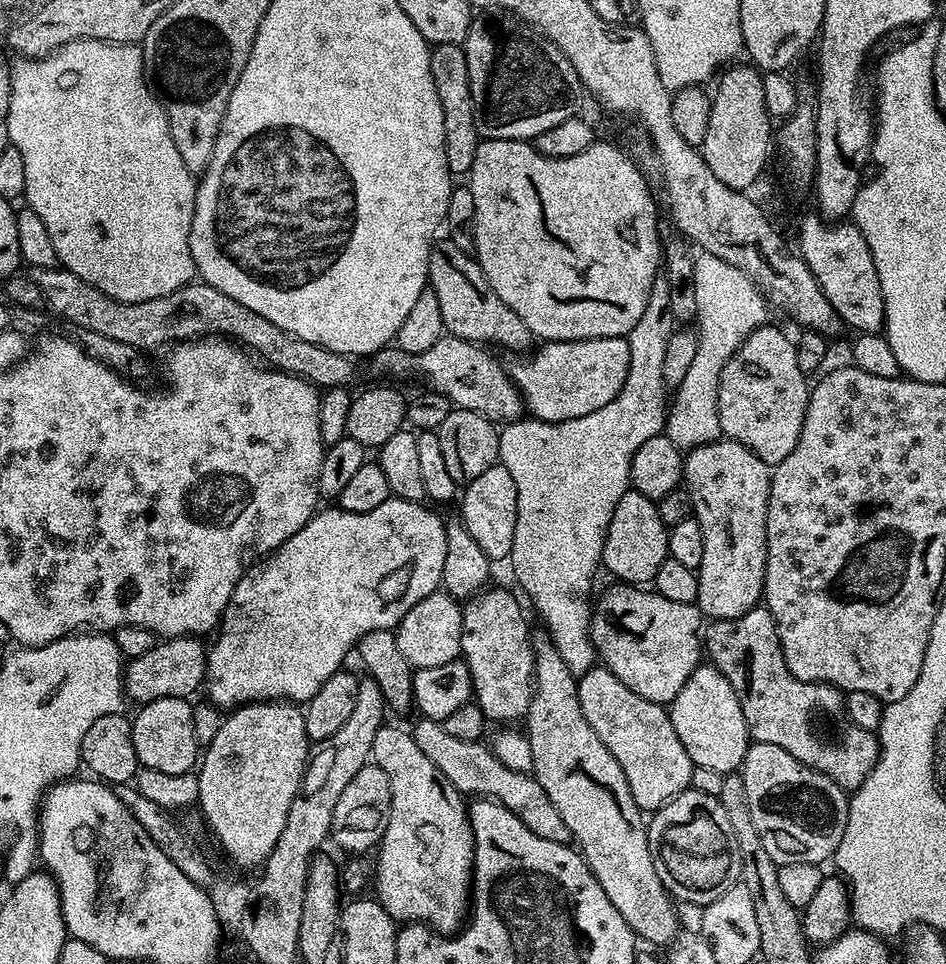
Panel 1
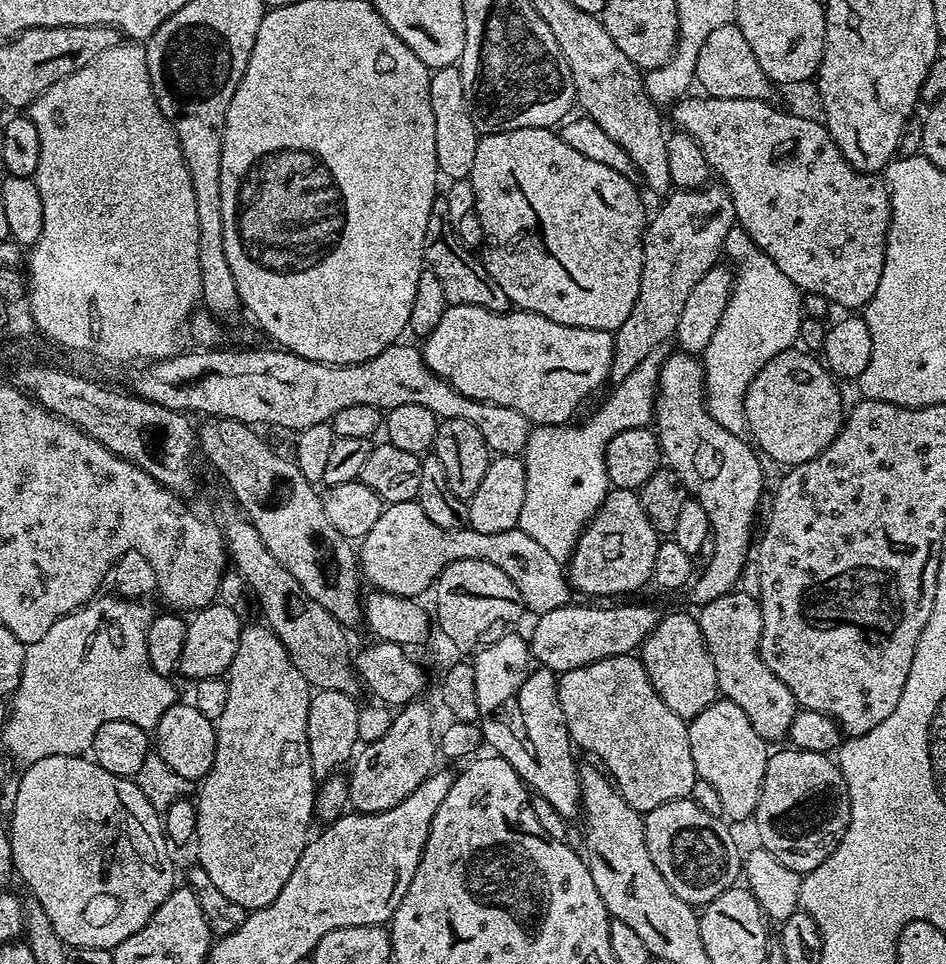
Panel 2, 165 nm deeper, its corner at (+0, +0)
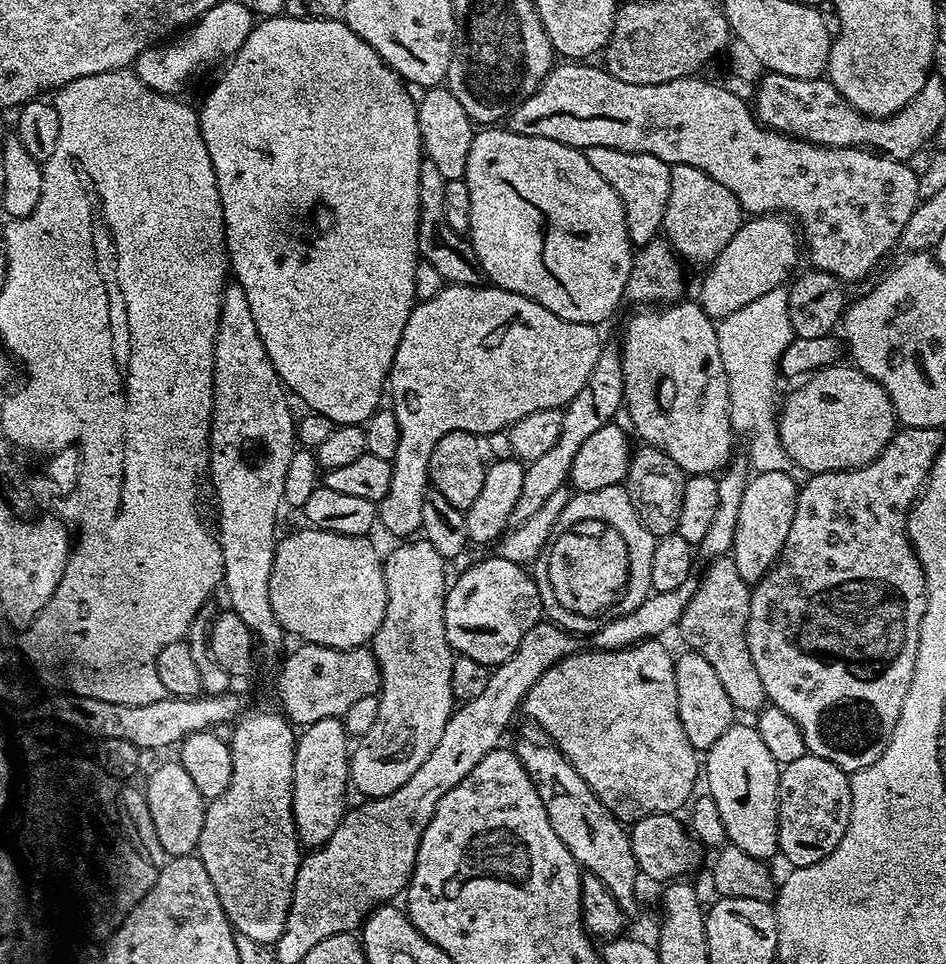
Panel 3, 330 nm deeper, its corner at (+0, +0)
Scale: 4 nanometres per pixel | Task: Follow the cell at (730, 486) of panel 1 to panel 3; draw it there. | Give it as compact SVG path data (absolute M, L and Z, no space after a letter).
M695 299L686 300L655 310L640 310L629 322L622 339L624 402L626 416L628 412L645 445L674 458L685 473L707 476L727 468L734 455L728 379L726 366L722 366L722 353L718 351L716 324L704 313L700 303Z

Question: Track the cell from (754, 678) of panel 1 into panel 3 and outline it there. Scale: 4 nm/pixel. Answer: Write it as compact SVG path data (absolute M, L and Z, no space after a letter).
M731 555L717 556L696 585L694 598L686 606L678 625L678 632L684 635L689 649L698 653L722 682L726 695L730 698L733 709L737 713L759 713L765 707L766 697L762 678L758 678L758 670L754 670L754 662L750 658L750 650L746 646L746 622L750 618L750 598L752 588L738 574L738 566L734 566Z

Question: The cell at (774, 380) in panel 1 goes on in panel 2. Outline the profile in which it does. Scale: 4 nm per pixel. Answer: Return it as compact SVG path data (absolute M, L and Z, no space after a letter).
M796 351L779 352L777 356L770 358L770 362L766 362L766 366L762 366L758 374L754 374L746 390L744 403L751 443L764 456L774 458L774 462L781 466L810 462L815 456L822 454L822 450L826 450L826 446L830 446L830 442L834 442L834 438L840 433L846 415L846 403L844 404L843 398L840 397L841 385L832 373L817 357L817 361L812 357L815 355L811 351Z

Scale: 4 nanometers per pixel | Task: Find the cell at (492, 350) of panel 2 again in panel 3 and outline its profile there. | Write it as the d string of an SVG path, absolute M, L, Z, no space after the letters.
M448 284L438 294L434 294L434 298L419 301L413 307L410 318L406 322L406 330L402 330L402 338L398 342L398 350L394 354L394 362L390 373L390 396L392 392L390 407L398 418L401 440L398 444L396 459L392 461L393 475L390 494L386 494L386 498L379 501L378 504L378 520L382 528L384 524L385 530L390 535L400 536L396 538L412 538L423 529L422 508L426 502L426 494L430 490L430 481L428 479L430 454L434 454L434 446L438 442L438 438L442 438L442 434L462 430L463 432L472 432L475 436L481 438L487 438L491 432L501 431L500 433L503 433L511 428L514 422L526 418L526 414L534 414L534 410L563 409L569 404L574 398L574 394L578 394L578 390L582 390L582 386L586 386L586 382L590 378L590 370L594 370L594 366L600 357L602 339L600 340L600 336L596 332L599 331L591 324L566 322L562 318L558 318L558 314L550 314L550 310L546 310L546 306L542 306L522 294L514 294L510 290L502 290L495 286Z

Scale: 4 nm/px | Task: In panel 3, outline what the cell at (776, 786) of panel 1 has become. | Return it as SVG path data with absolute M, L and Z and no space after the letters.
M806 754L798 762L783 765L778 786L780 829L779 855L789 860L792 868L822 862L842 842L850 822L850 776L826 758Z

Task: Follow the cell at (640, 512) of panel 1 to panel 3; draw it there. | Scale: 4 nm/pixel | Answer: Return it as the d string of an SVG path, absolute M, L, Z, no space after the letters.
M615 484L614 486L606 486L602 490L590 490L589 492L576 492L569 495L568 505L558 514L556 524L552 527L552 532L548 536L548 542L544 546L543 553L534 562L534 579L538 590L540 591L540 603L543 611L546 613L547 619L553 624L557 624L566 632L573 634L591 634L596 632L602 626L606 626L606 622L614 622L616 618L622 618L624 614L630 614L630 610L634 610L640 603L652 592L652 583L650 582L650 562L654 562L654 546L657 537L650 534L650 530L646 530L646 526L638 518L638 514L634 510L634 502L630 502L630 494L627 487Z

